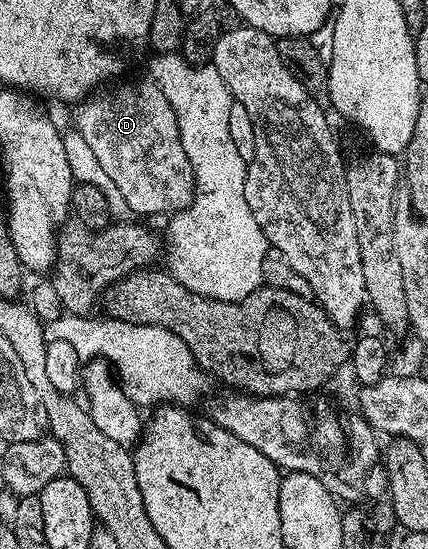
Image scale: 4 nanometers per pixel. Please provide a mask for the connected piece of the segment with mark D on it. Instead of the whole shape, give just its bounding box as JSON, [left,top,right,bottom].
[73,79,194,215]

